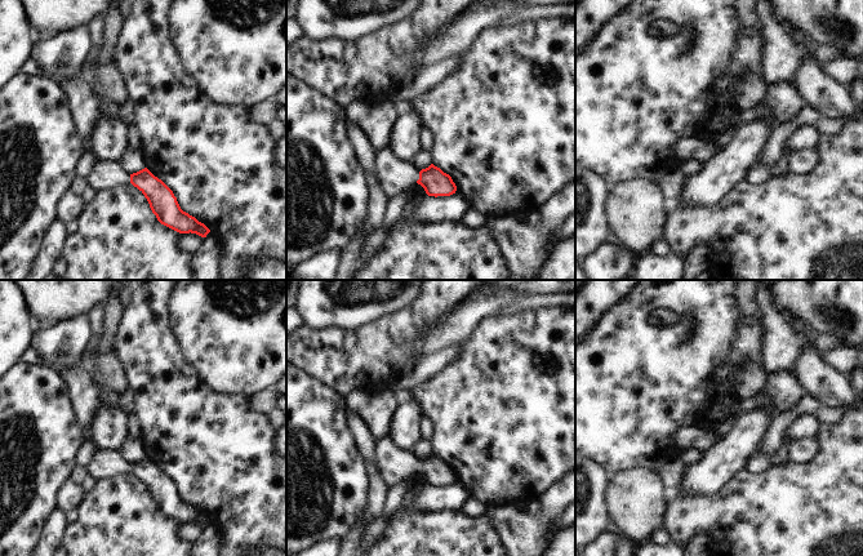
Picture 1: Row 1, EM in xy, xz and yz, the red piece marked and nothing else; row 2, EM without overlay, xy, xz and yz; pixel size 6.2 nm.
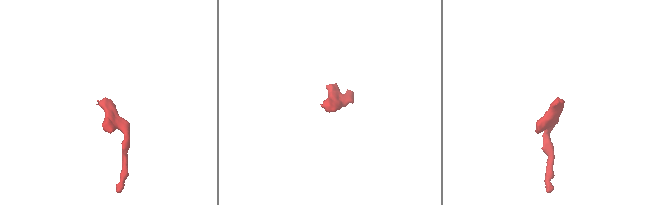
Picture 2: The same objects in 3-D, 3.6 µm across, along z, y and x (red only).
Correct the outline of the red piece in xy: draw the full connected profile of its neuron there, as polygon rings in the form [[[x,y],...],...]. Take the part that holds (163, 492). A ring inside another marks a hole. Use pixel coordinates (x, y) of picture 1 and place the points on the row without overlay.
[[[97,446],[86,463],[86,472],[95,480],[132,472],[144,484],[152,502],[161,513],[179,522],[191,521],[201,526],[206,526],[210,521],[204,512],[181,498],[173,480],[147,457],[130,463],[111,450]]]

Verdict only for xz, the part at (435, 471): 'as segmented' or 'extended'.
extended

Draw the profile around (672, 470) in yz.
[[[671,455],[663,458],[655,471],[662,476],[666,488],[671,493],[680,485],[690,467],[679,455]]]

